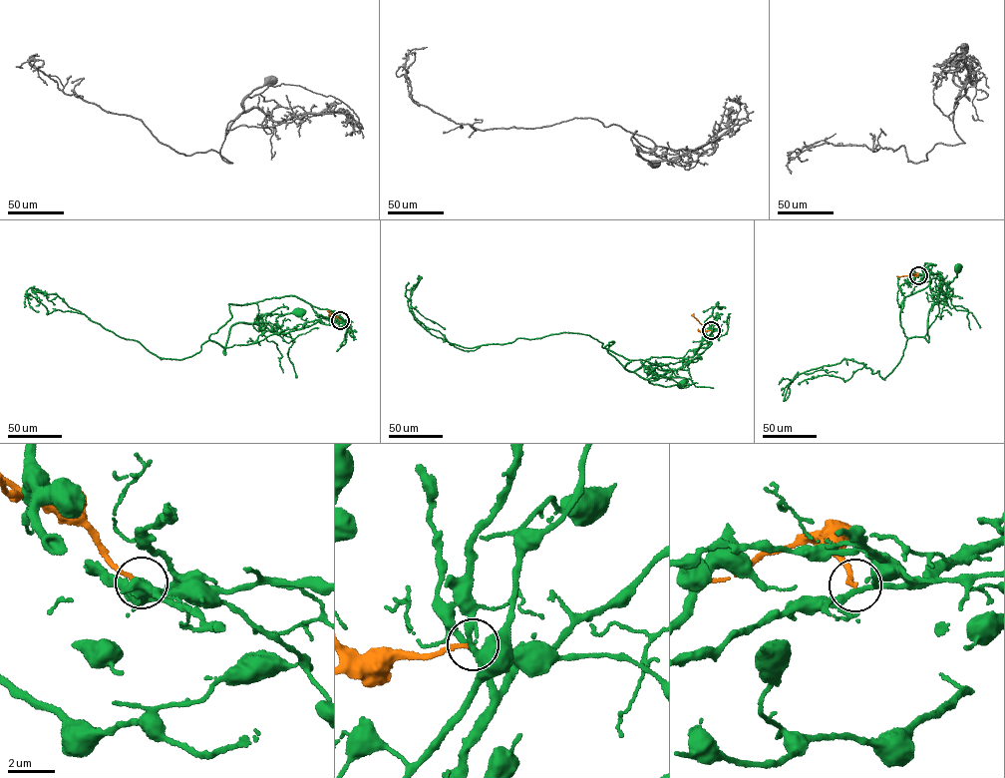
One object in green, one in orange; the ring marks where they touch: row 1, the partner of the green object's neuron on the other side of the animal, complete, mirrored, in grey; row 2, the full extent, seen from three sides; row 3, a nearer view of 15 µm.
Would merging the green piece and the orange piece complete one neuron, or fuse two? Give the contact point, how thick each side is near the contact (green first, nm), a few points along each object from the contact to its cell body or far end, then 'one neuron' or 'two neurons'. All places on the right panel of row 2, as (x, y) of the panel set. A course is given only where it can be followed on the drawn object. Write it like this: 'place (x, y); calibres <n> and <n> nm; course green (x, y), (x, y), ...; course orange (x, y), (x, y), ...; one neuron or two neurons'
place (918, 275); calibres 220 and 160 nm; course green (918, 275), (939, 274), (945, 300), (947, 286), (957, 276), (958, 267); course orange (918, 275), (896, 275); two neurons

